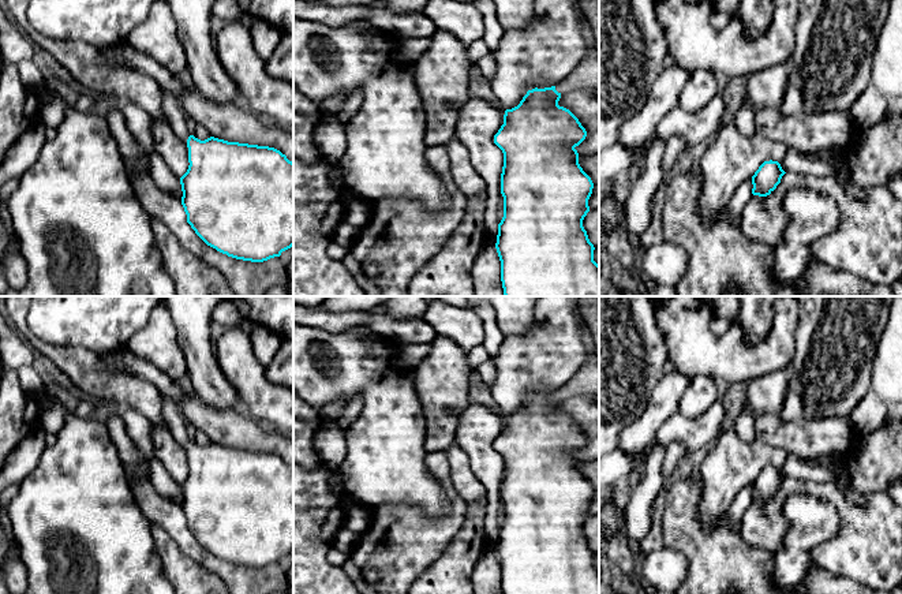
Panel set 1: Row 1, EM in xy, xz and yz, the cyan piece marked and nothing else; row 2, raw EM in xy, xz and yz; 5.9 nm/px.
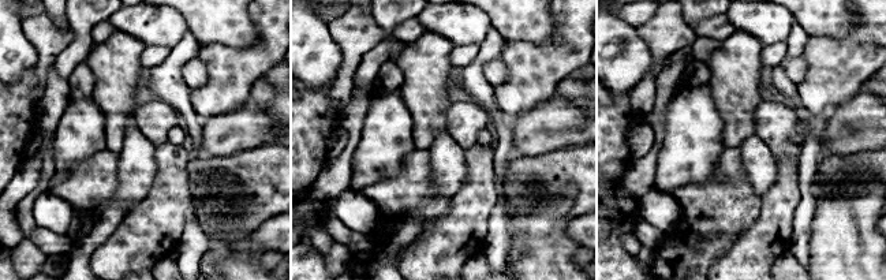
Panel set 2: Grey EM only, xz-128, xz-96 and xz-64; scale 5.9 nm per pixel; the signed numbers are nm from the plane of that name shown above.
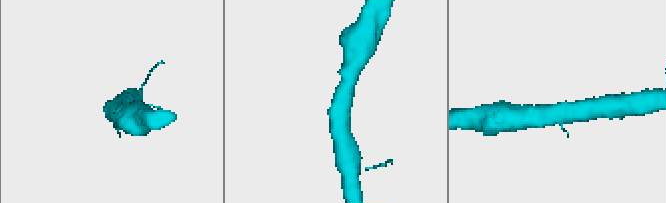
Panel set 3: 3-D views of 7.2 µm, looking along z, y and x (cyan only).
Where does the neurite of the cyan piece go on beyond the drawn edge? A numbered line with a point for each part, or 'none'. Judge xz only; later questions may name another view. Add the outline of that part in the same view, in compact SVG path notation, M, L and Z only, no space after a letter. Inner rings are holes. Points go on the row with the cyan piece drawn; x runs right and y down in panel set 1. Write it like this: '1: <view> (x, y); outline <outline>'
none

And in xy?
1: xy (176, 116); outline M162 89L161 91L164 98L164 112L166 115L171 128L175 131L177 137L187 141L190 132L188 132L186 112L183 111L179 101L171 93Z

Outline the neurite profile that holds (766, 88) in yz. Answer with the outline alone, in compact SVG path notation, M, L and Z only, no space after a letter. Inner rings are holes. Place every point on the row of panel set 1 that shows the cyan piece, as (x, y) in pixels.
M790 61L779 63L748 76L746 97L755 108L779 107L790 74Z

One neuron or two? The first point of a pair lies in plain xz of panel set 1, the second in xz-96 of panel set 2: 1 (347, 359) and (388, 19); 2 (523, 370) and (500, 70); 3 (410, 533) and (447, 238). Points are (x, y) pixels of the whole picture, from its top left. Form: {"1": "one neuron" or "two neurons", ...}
{"1": "two neurons", "2": "two neurons", "3": "two neurons"}

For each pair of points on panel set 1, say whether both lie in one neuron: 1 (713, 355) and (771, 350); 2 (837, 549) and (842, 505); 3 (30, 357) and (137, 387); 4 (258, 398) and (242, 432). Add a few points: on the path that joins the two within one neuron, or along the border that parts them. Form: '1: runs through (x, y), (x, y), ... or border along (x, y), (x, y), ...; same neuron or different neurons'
1: runs through (728, 355), (756, 355); same neuron
2: runs through (848, 538), (848, 516); same neuron
3: border along (15, 331), (37, 355); different neurons
4: border along (240, 407), (261, 423), (277, 432); different neurons

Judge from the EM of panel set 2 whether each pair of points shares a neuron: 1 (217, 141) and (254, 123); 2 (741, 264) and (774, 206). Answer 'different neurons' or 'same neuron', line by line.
1: same neuron
2: same neuron

